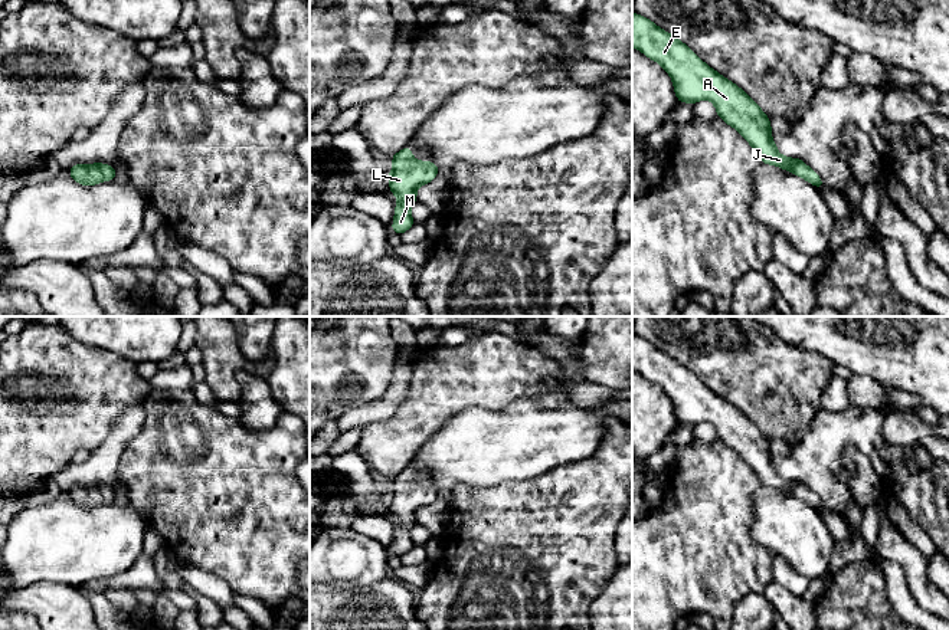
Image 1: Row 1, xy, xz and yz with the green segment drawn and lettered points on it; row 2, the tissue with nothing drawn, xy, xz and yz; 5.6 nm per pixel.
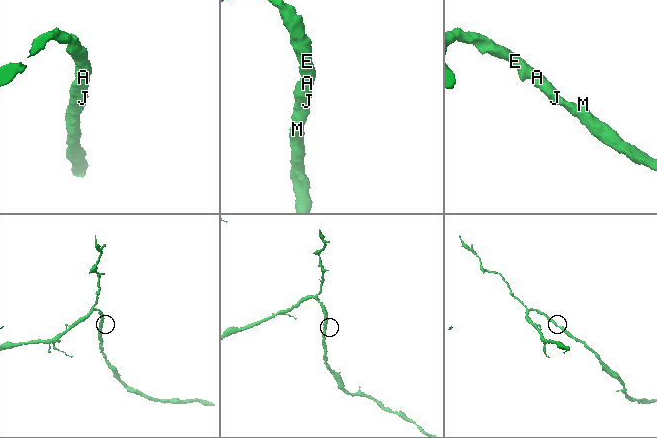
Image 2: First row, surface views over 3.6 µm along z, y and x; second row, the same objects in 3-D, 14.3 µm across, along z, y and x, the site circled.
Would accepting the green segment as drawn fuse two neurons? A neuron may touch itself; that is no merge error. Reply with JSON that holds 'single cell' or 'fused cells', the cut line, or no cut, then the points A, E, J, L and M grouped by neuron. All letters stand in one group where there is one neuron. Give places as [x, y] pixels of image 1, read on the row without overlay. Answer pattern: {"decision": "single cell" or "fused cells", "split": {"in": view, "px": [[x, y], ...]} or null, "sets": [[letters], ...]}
{"decision": "single cell", "split": null, "sets": [["A", "E", "J", "L", "M"]]}

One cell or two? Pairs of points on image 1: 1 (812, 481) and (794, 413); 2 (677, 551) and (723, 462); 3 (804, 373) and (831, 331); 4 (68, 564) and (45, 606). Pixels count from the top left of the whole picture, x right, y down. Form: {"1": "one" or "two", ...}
{"1": "two", "2": "one", "3": "two", "4": "two"}

